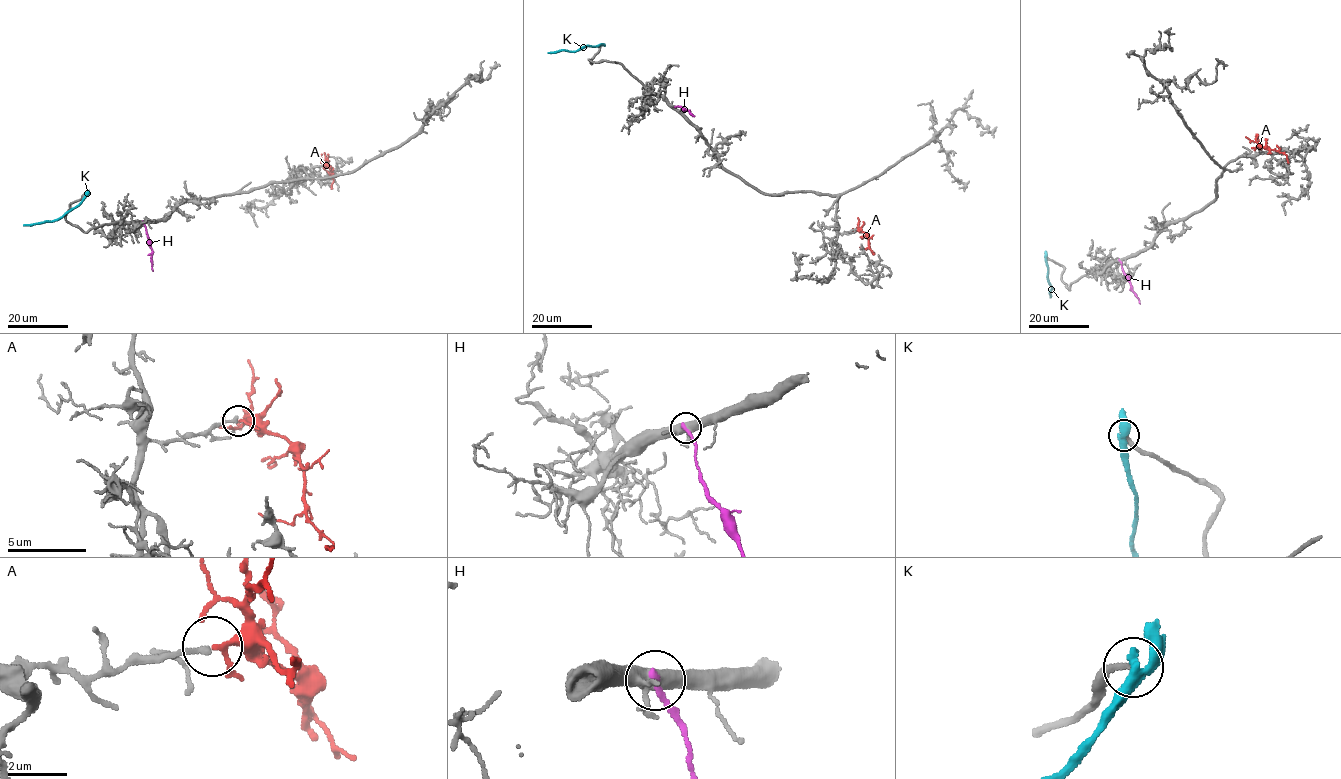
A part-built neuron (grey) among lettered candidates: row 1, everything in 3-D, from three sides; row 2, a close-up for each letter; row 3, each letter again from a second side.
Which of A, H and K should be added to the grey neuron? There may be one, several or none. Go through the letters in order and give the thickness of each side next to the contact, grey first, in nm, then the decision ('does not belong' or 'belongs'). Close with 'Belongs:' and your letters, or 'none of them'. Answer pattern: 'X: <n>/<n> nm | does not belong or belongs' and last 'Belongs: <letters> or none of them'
A: 200/180 nm | belongs
H: 440/220 nm | does not belong
K: 220/360 nm | does not belong
Belongs: A

